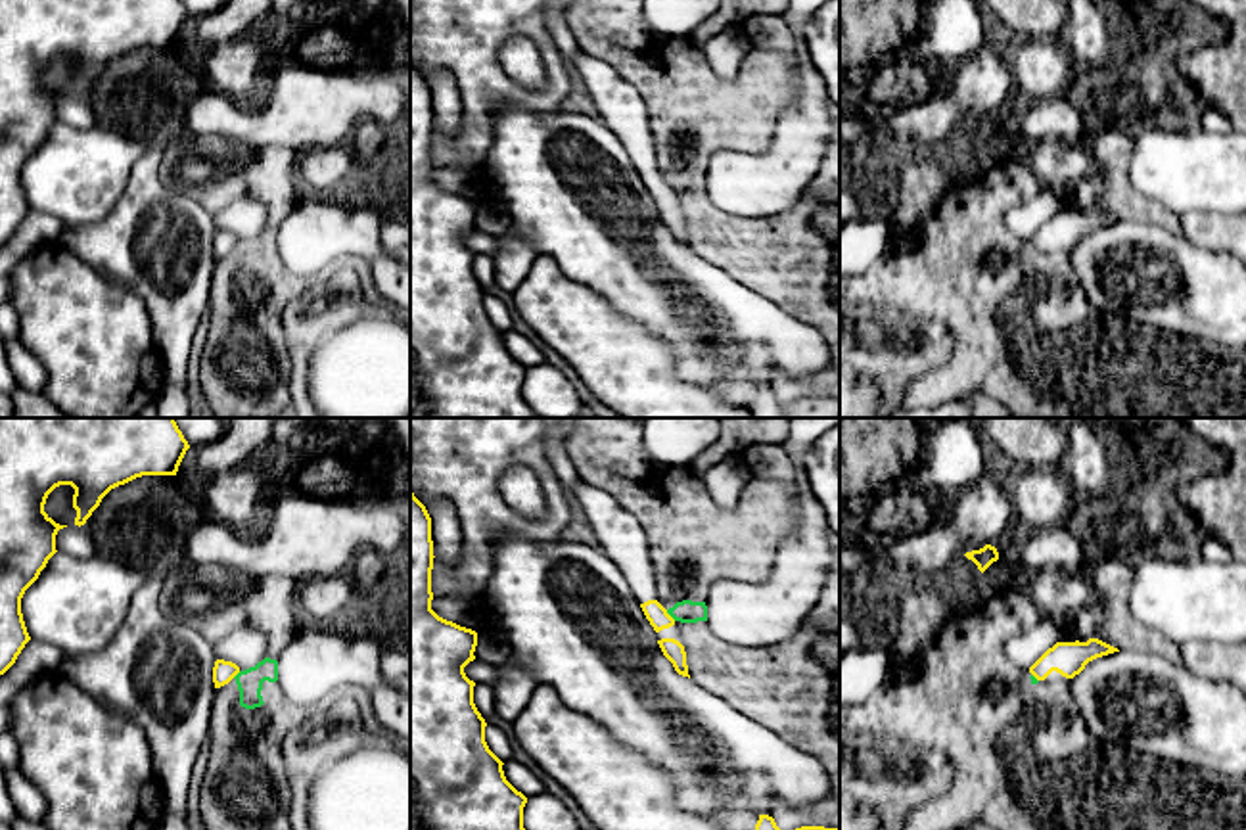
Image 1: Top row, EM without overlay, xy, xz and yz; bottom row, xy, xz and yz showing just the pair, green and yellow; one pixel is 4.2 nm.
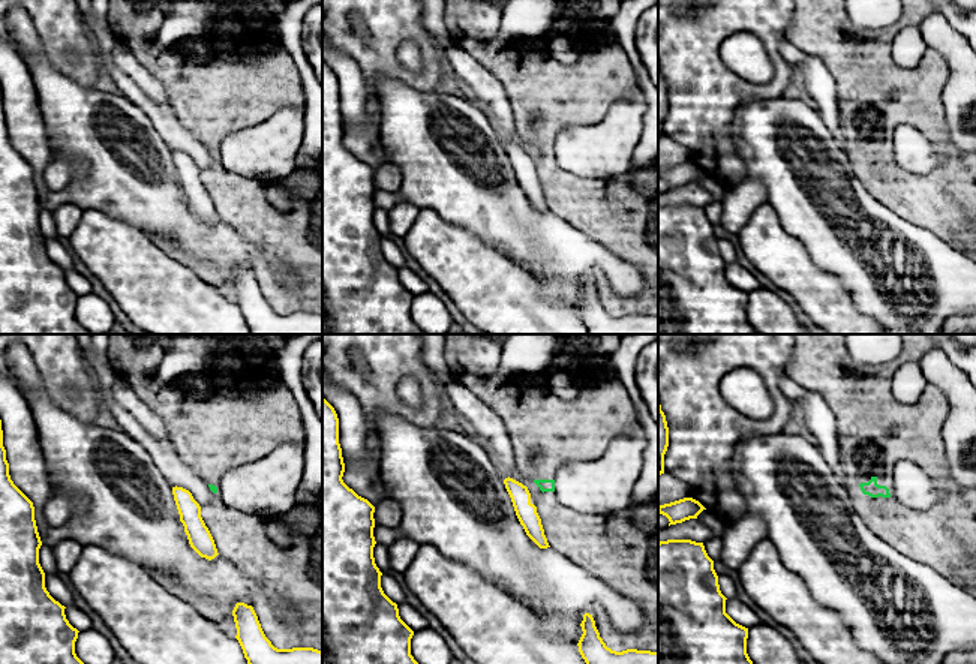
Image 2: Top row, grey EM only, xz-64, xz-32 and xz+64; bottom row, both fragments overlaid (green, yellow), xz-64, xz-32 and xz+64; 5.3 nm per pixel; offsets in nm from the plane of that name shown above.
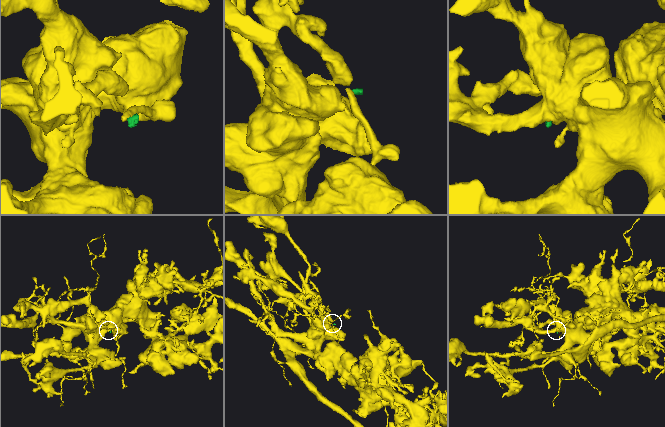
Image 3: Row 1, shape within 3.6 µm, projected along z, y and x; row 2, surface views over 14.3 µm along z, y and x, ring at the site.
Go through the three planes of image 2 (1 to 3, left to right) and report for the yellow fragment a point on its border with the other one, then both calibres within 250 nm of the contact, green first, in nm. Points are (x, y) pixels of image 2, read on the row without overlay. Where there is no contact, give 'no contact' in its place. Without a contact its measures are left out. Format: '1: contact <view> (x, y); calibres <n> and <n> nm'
1: no contact
2: no contact
3: no contact

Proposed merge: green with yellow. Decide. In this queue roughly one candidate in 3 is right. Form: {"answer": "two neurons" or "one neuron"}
{"answer": "two neurons"}

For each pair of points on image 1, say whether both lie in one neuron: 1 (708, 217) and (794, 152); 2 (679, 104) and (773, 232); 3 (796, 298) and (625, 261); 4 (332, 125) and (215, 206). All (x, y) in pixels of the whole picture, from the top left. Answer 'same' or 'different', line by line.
1: different
2: same
3: different
4: same

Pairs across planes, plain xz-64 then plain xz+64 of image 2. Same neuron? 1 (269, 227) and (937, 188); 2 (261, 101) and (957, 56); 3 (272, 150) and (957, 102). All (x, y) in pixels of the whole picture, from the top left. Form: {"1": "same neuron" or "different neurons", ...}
{"1": "same neuron", "2": "different neurons", "3": "same neuron"}

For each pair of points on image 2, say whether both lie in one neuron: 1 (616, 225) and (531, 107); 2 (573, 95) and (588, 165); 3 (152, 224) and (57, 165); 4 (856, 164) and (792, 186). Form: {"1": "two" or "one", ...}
{"1": "one", "2": "two", "3": "two", "4": "two"}

